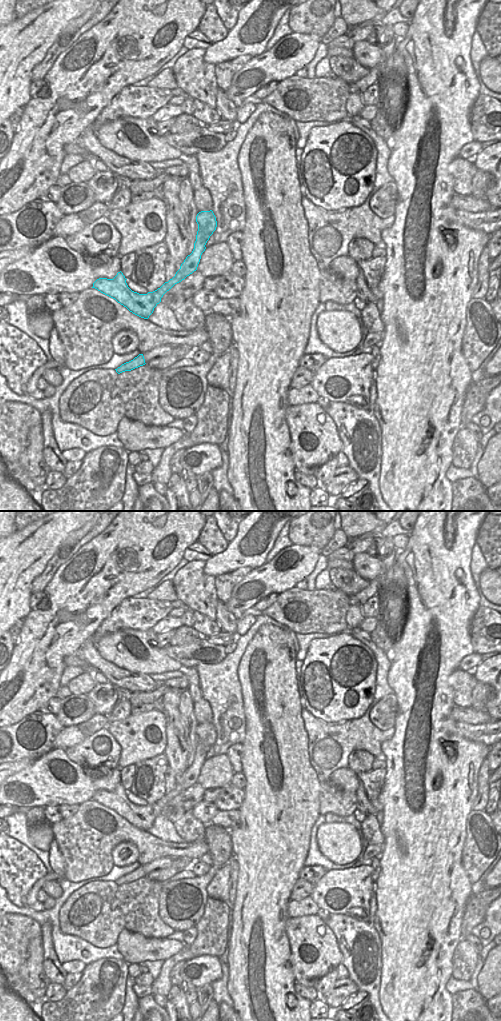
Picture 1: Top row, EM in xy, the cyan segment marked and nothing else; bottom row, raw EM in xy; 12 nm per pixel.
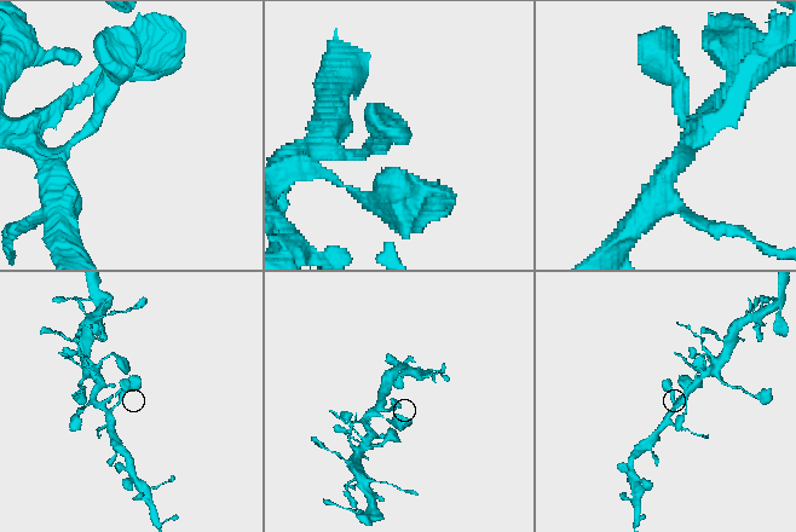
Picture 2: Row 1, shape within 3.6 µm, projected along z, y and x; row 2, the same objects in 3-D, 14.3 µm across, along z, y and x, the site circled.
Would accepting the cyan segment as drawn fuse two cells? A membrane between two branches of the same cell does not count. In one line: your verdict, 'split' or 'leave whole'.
leave whole

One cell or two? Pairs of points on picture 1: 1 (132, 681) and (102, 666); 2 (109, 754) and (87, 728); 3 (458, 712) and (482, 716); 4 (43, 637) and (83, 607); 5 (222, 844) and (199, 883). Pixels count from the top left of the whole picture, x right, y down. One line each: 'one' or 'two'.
1: one
2: two
3: one
4: one
5: one

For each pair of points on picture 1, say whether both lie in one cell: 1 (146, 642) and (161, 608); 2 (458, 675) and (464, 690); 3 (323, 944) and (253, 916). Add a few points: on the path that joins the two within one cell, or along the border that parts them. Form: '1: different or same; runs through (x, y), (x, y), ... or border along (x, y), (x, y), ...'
1: different; border along (127, 627), (133, 630), (150, 630)
2: same; runs through (459, 679), (463, 686)
3: different; border along (288, 918), (285, 933), (292, 952)

